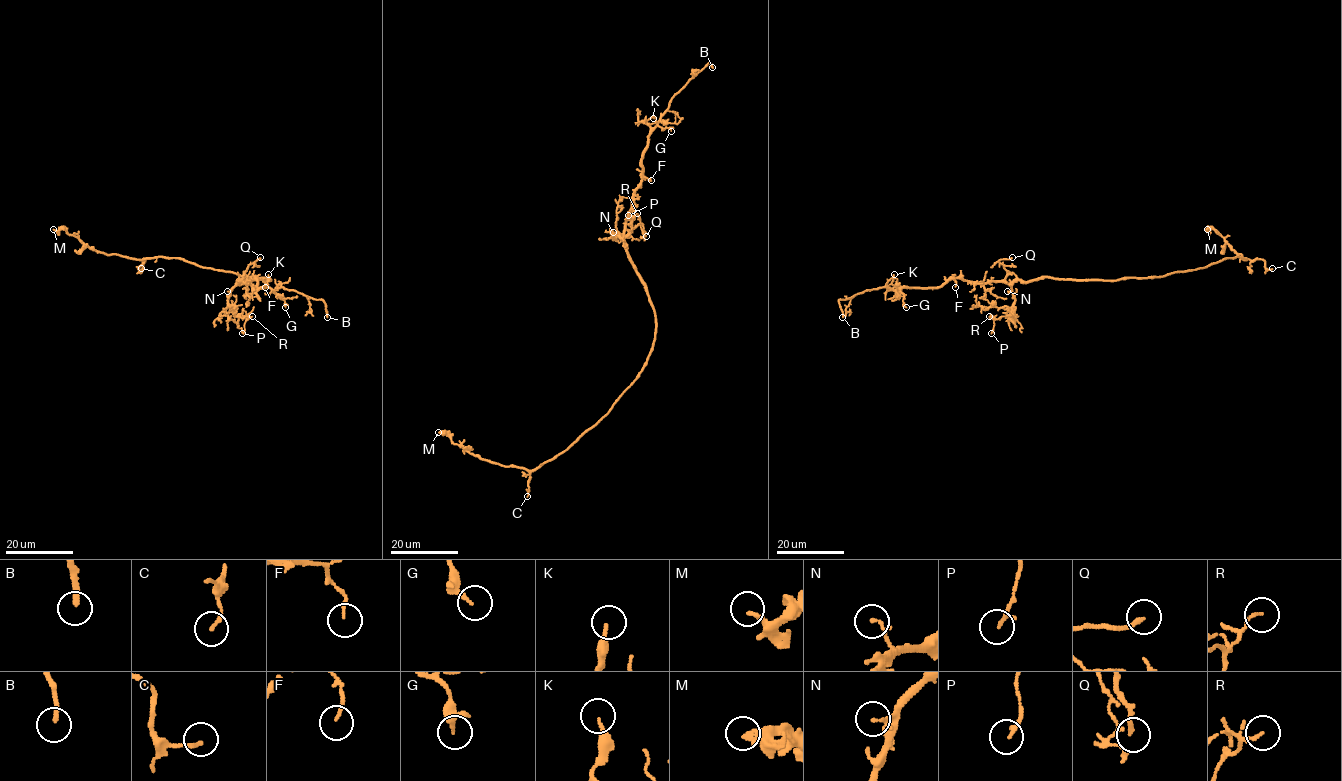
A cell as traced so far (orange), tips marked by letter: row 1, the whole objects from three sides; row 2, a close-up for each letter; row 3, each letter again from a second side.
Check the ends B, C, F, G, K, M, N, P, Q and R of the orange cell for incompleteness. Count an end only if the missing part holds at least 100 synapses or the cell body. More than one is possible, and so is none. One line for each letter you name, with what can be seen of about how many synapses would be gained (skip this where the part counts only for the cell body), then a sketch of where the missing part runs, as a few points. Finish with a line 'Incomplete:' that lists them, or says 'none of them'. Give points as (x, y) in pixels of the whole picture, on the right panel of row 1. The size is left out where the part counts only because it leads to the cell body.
B: course (842, 317), (835, 332), (827, 337), (817, 326), (780, 316)
Incomplete: B

